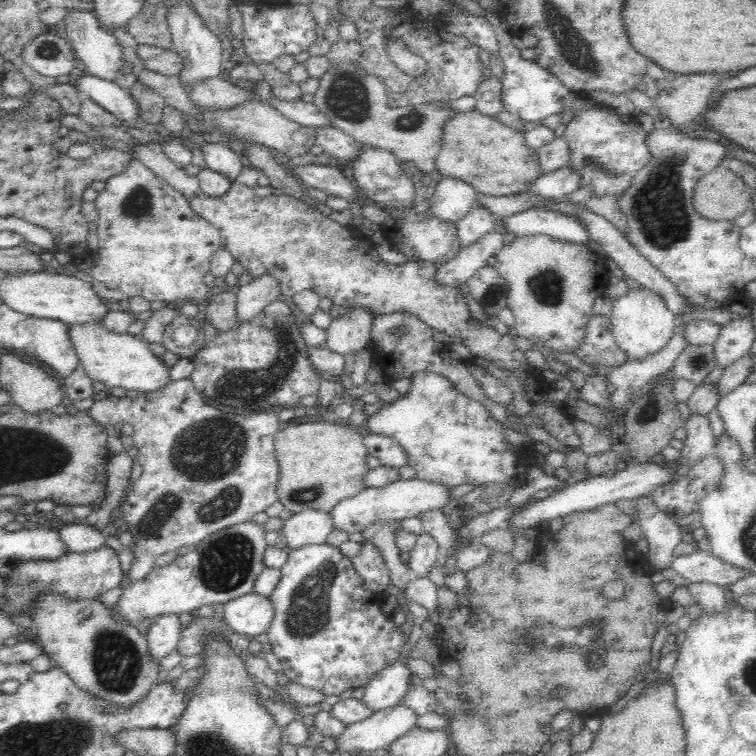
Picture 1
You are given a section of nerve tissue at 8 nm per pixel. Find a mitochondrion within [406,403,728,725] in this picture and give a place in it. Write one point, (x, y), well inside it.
(517, 646)

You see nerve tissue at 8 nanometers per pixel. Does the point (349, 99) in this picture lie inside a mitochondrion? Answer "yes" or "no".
yes

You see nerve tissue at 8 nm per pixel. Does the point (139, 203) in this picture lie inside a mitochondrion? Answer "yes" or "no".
yes

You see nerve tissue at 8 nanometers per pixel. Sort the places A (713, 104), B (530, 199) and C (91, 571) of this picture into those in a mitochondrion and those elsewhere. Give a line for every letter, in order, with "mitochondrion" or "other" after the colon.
A: other
B: other
C: other

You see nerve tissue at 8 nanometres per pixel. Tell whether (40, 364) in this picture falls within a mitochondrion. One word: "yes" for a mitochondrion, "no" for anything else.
no

